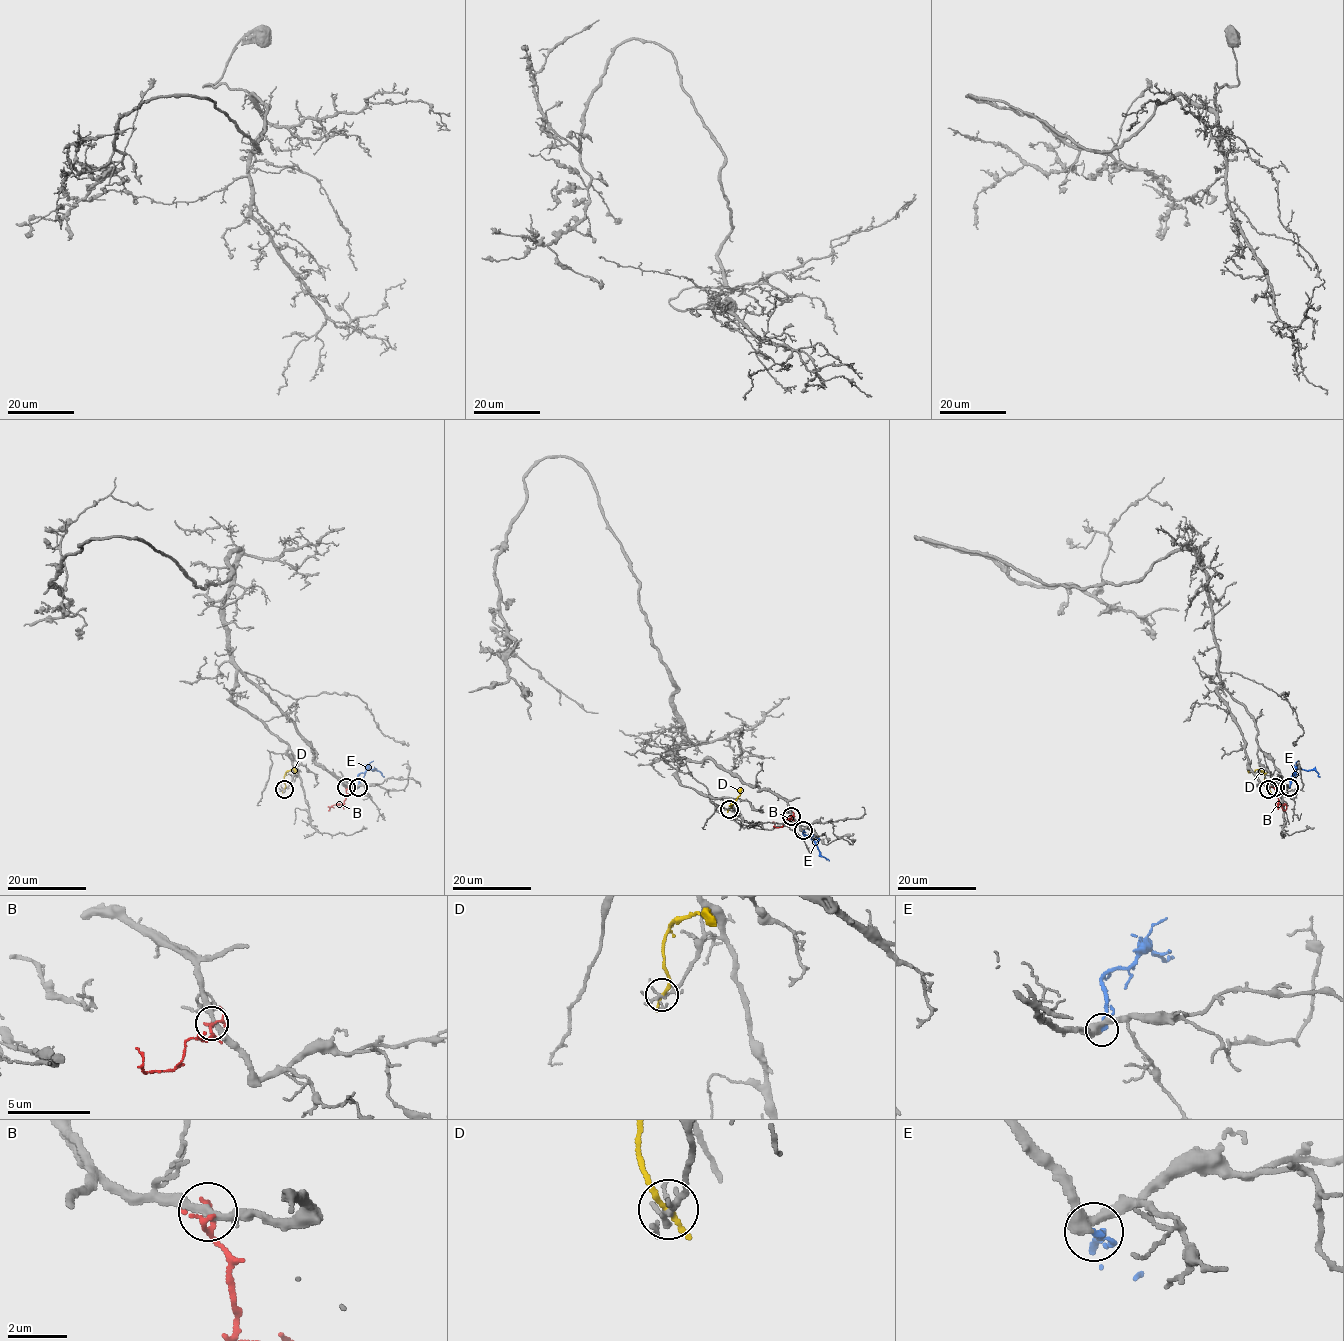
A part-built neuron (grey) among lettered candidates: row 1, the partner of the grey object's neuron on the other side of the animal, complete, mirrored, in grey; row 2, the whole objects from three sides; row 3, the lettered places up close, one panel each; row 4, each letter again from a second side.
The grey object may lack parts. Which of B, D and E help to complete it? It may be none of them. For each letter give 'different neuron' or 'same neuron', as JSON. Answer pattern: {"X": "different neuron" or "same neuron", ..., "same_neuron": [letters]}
{"B": "different neuron", "D": "different neuron", "E": "same neuron", "same_neuron": ["E"]}

